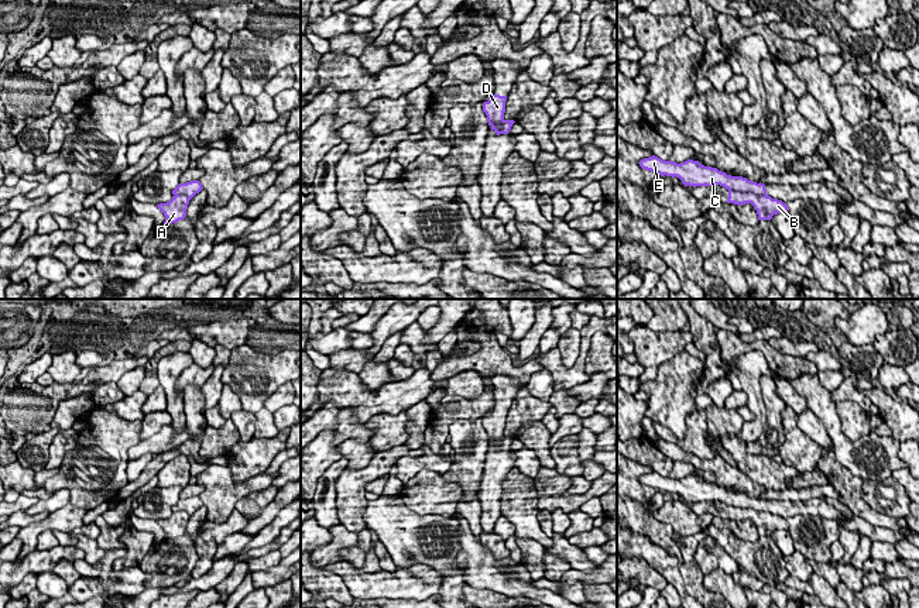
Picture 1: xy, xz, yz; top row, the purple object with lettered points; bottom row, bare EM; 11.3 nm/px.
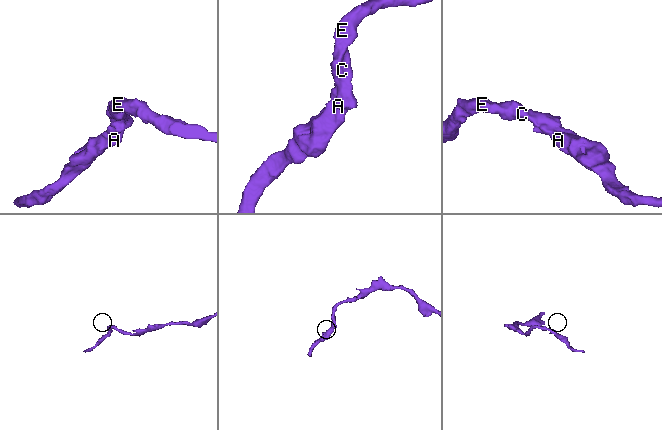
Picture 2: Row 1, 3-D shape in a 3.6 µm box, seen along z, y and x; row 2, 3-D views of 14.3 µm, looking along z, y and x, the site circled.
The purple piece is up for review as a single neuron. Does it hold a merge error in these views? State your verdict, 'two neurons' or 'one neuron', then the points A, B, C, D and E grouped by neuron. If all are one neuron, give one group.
two neurons | A B D / C E

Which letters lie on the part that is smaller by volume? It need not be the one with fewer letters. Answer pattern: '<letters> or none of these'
A, B, D

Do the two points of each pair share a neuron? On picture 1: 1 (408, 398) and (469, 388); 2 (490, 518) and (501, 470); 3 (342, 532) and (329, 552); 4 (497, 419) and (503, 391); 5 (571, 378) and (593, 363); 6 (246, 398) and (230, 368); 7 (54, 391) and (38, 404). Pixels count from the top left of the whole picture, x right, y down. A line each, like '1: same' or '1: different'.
1: different
2: same
3: same
4: same
5: different
6: same
7: same

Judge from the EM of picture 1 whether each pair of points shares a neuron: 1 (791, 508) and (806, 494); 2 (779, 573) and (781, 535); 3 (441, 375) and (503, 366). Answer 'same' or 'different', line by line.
1: different
2: different
3: same

